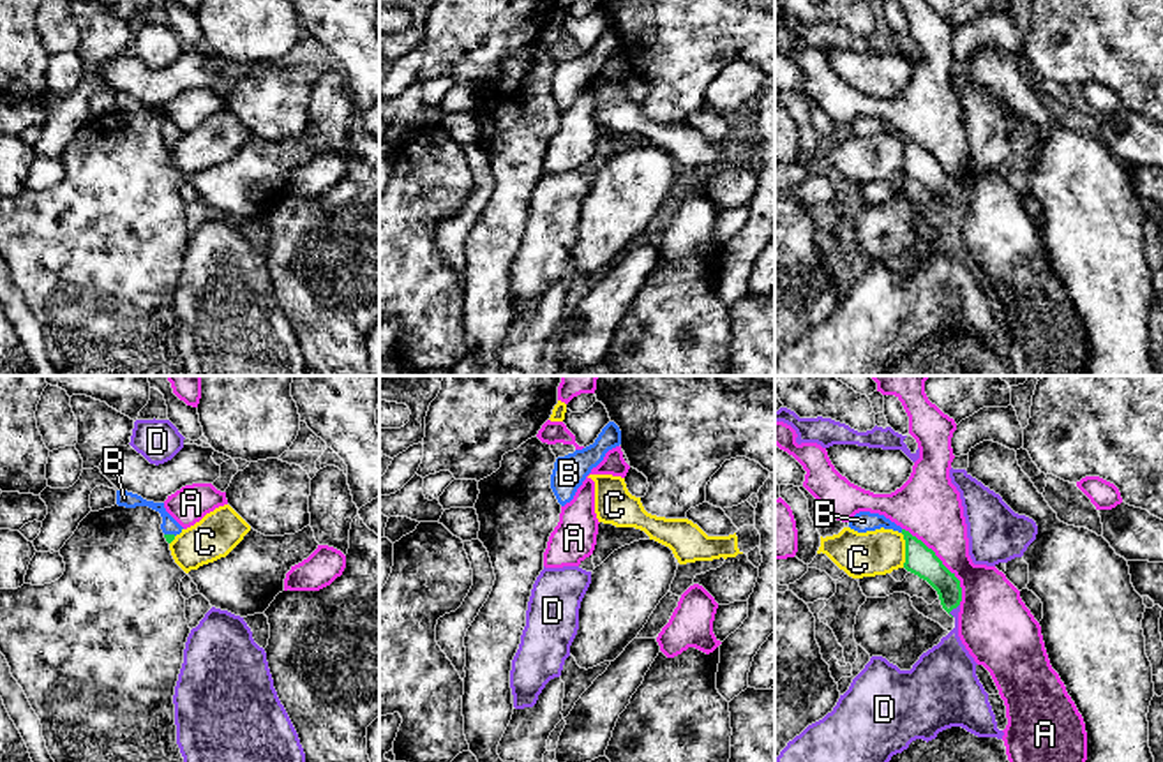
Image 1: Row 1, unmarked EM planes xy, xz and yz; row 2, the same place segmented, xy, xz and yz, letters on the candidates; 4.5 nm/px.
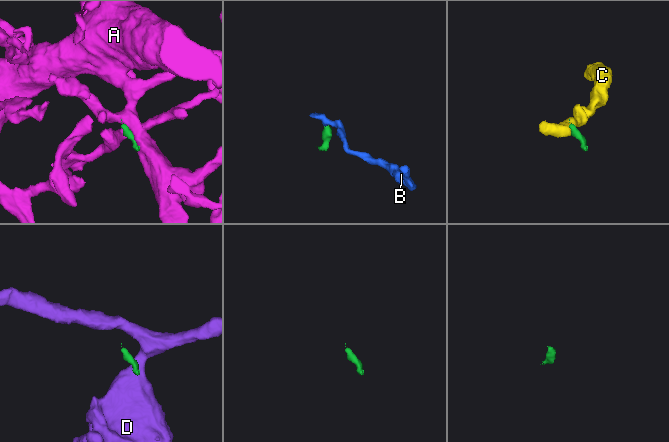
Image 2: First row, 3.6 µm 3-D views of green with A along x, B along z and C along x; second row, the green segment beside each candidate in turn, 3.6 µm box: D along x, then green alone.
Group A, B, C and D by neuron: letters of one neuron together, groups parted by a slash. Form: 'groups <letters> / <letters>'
groups A / B / C / D

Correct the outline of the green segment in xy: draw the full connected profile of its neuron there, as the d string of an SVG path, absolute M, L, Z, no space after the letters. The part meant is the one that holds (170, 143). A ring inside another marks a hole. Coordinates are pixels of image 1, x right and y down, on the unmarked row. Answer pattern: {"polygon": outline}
{"polygon": "M116 95L116 109L125 113L148 111L161 118L162 129L161 134L168 148L175 145L176 139L182 138L182 131L166 116L164 108L146 106L138 99L127 95Z"}

